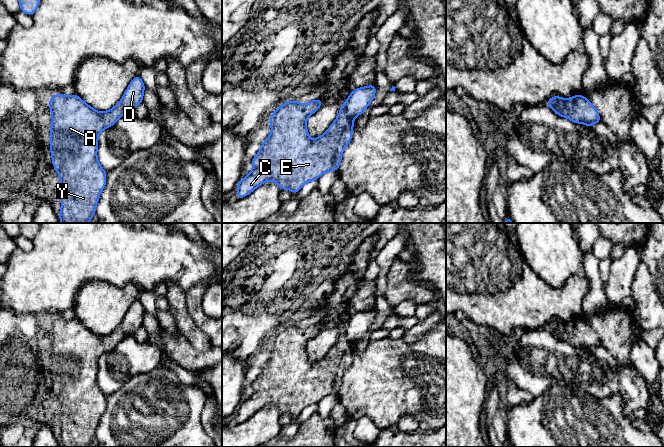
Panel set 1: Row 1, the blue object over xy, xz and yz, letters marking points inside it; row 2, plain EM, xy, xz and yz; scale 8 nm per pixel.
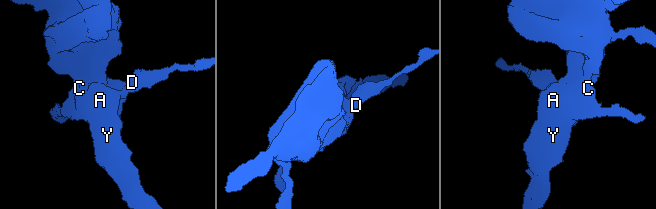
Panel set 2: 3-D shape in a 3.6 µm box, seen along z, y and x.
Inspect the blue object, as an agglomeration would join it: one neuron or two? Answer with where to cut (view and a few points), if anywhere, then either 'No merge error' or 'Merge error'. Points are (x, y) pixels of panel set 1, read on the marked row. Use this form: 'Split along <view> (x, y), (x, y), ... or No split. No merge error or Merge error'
Split along xz (344, 103), (346, 112), (352, 118). Merge error

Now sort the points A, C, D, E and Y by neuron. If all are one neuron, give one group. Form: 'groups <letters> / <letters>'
groups A C E Y / D

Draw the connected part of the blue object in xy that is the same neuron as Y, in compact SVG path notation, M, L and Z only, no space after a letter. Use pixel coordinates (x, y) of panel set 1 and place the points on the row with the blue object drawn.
M57 92L48 104L52 115L50 127L50 150L52 164L60 177L61 223L89 223L95 217L96 205L107 179L106 171L97 159L98 135L106 128L116 124L127 111L118 102L111 110L98 112L87 105L77 93L64 96Z

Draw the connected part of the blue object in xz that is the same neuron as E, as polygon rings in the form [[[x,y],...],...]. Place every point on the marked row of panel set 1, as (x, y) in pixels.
[[[320,97],[306,105],[290,100],[276,108],[268,121],[272,133],[263,141],[259,152],[251,161],[253,170],[237,183],[238,199],[246,197],[266,181],[275,181],[281,191],[288,188],[297,194],[305,183],[316,181],[322,174],[339,169],[342,153],[352,140],[353,118],[347,114],[345,104],[342,104],[338,117],[326,132],[310,140],[306,121],[322,104]]]

